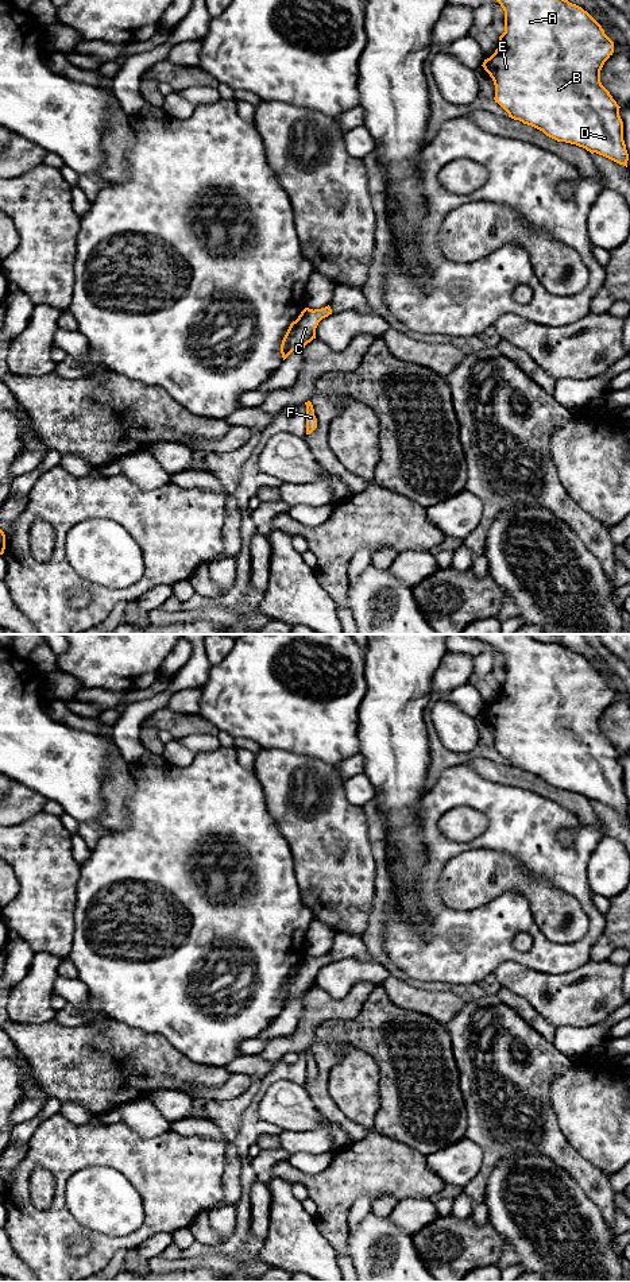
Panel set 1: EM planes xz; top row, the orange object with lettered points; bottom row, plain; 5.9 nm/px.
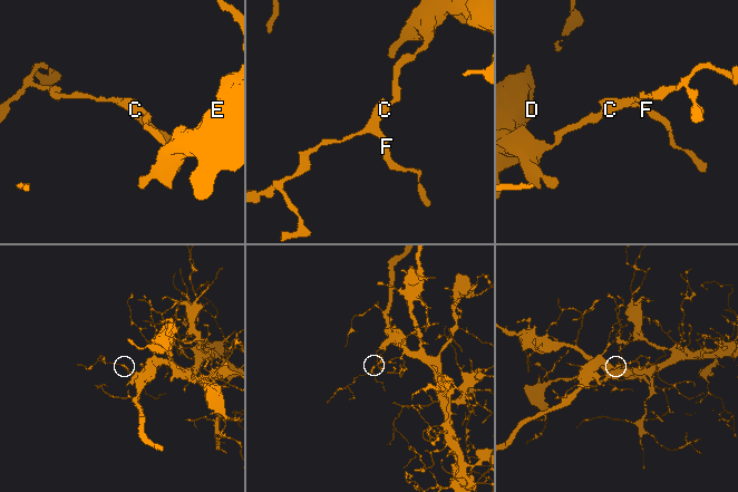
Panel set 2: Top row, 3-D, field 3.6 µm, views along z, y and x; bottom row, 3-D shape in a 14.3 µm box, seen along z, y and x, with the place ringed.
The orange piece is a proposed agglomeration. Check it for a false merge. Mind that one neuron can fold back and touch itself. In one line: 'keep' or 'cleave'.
keep

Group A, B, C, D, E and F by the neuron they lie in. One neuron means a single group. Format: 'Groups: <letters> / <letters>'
Groups: A B C D E F

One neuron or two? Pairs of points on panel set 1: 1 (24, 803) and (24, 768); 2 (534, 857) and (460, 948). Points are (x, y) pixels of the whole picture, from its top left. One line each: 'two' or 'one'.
1: two
2: one

